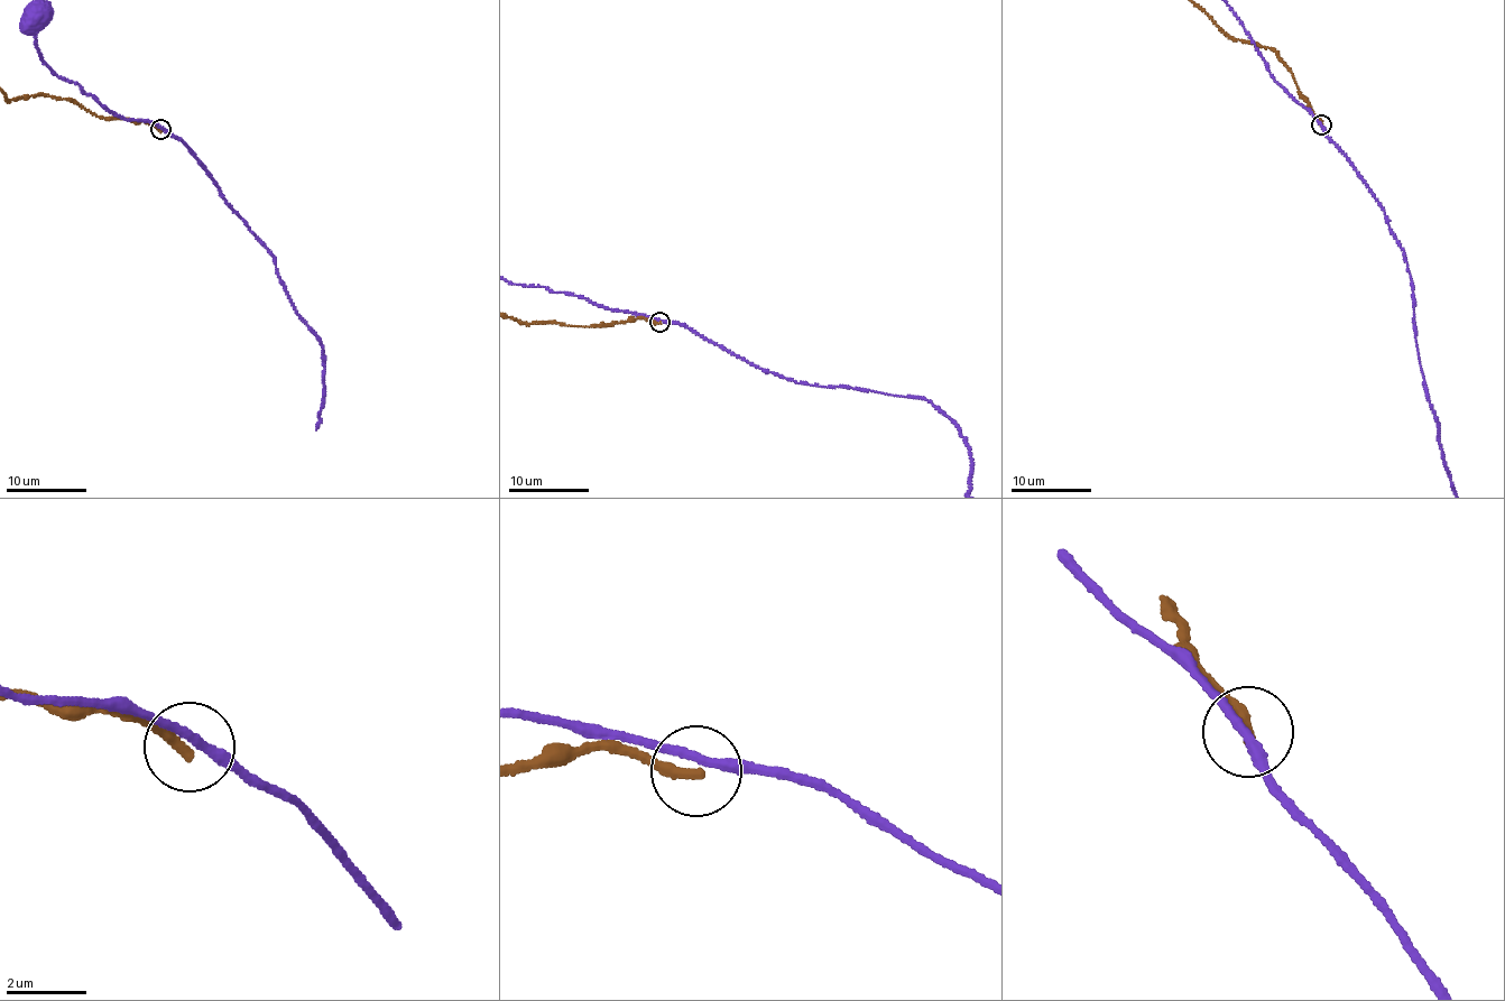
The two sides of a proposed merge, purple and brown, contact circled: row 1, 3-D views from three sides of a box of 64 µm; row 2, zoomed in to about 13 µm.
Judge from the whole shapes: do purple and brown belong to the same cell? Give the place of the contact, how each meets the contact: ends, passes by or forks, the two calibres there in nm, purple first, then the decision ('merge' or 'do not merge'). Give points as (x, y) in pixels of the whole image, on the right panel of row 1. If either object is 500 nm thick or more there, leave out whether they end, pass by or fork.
at (1321, 124); purple passes by; brown ends there; 240 nm thick on the purple side, 300 nm on the other; do not merge

